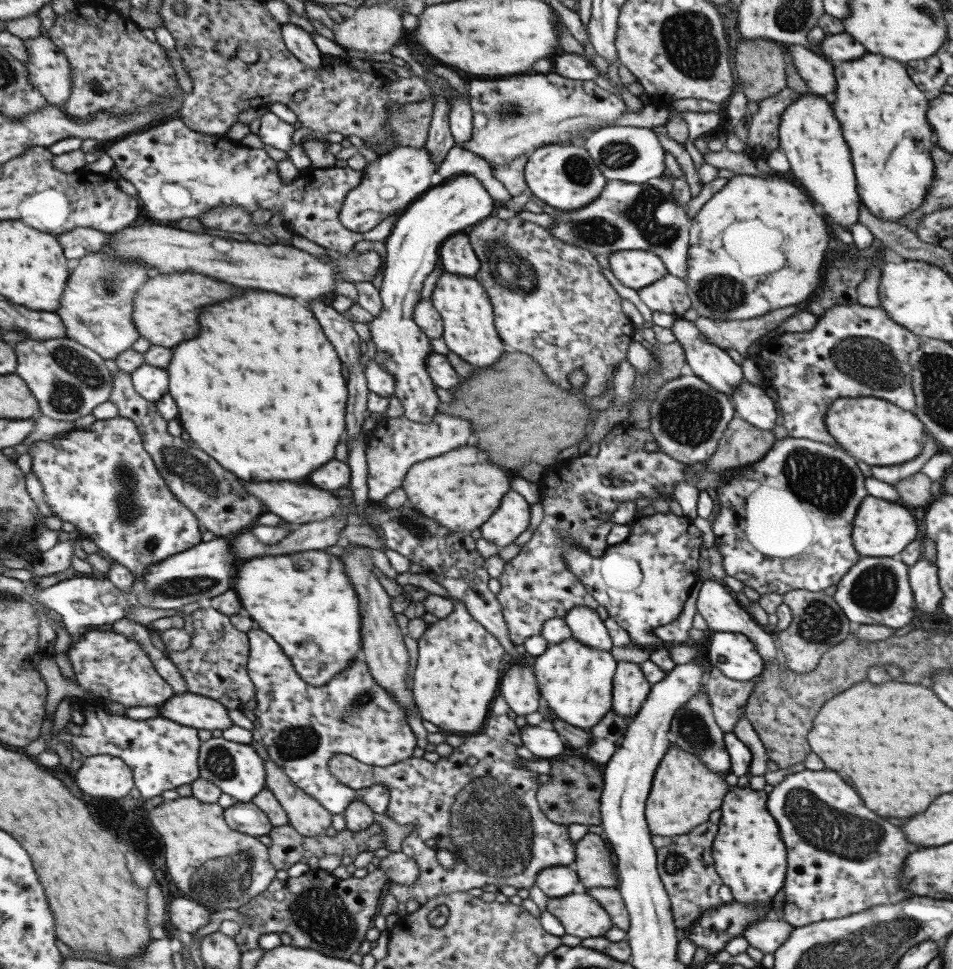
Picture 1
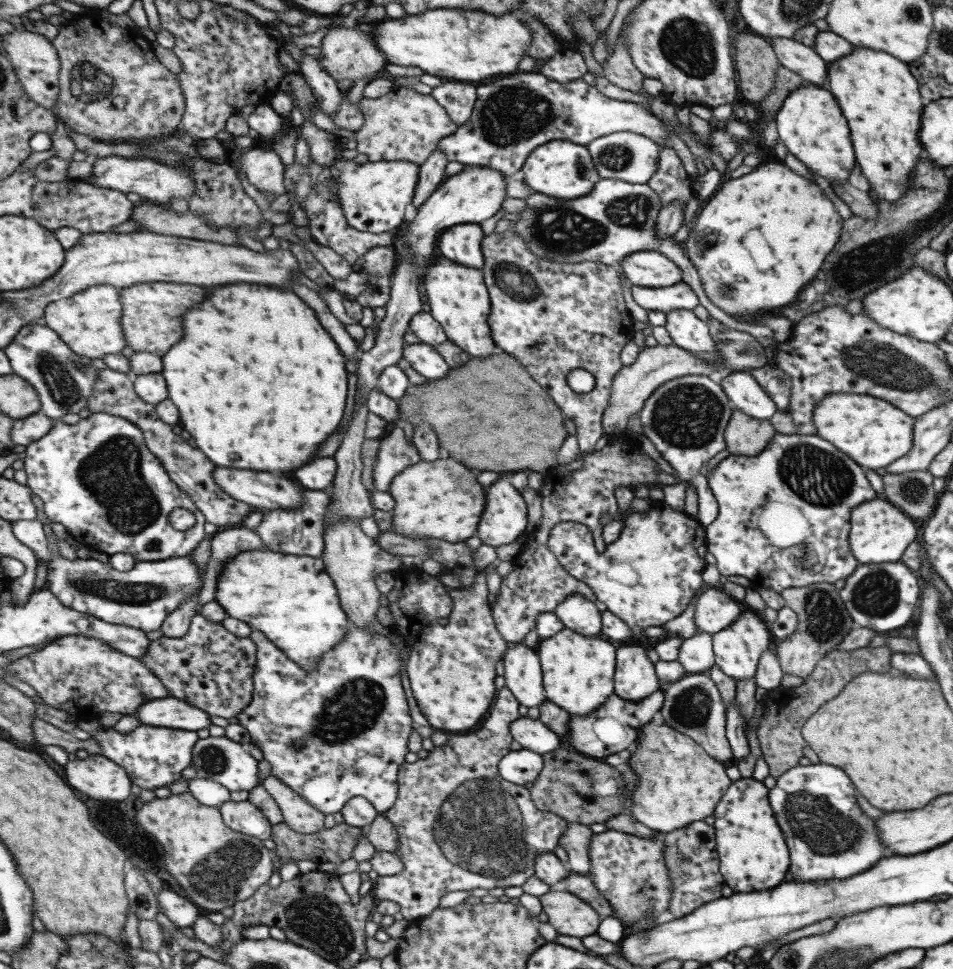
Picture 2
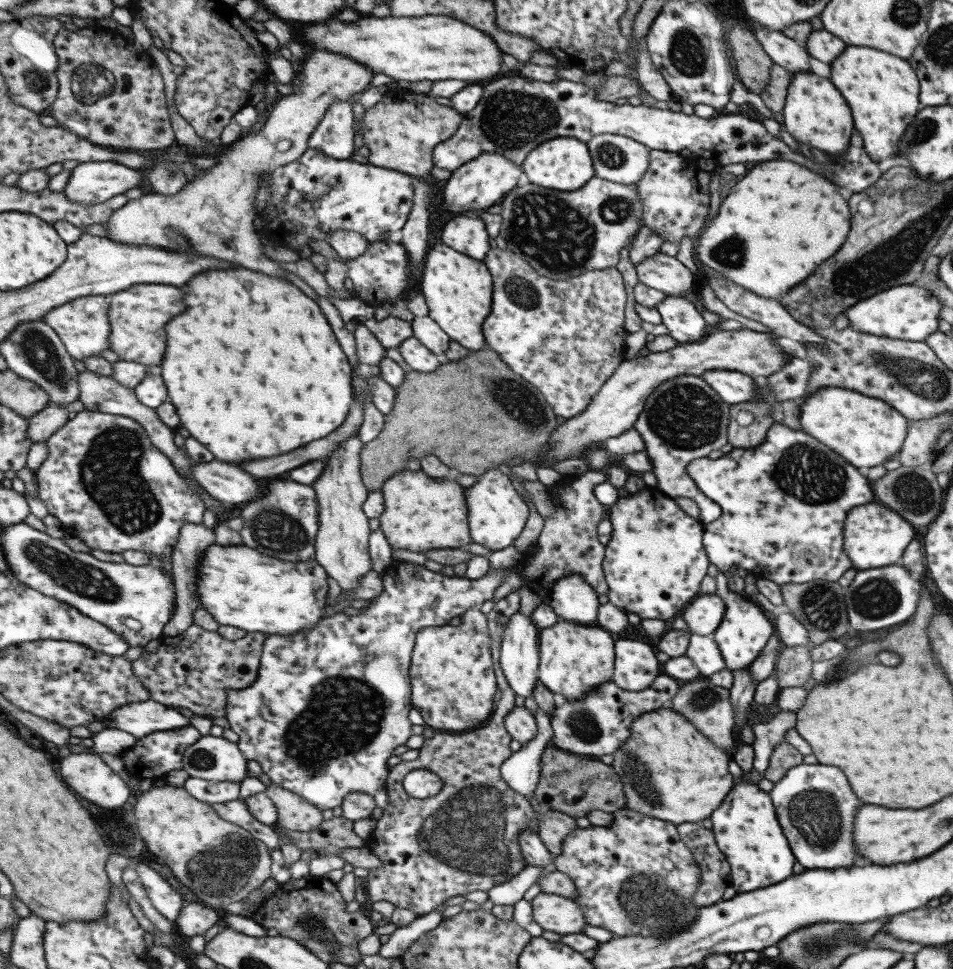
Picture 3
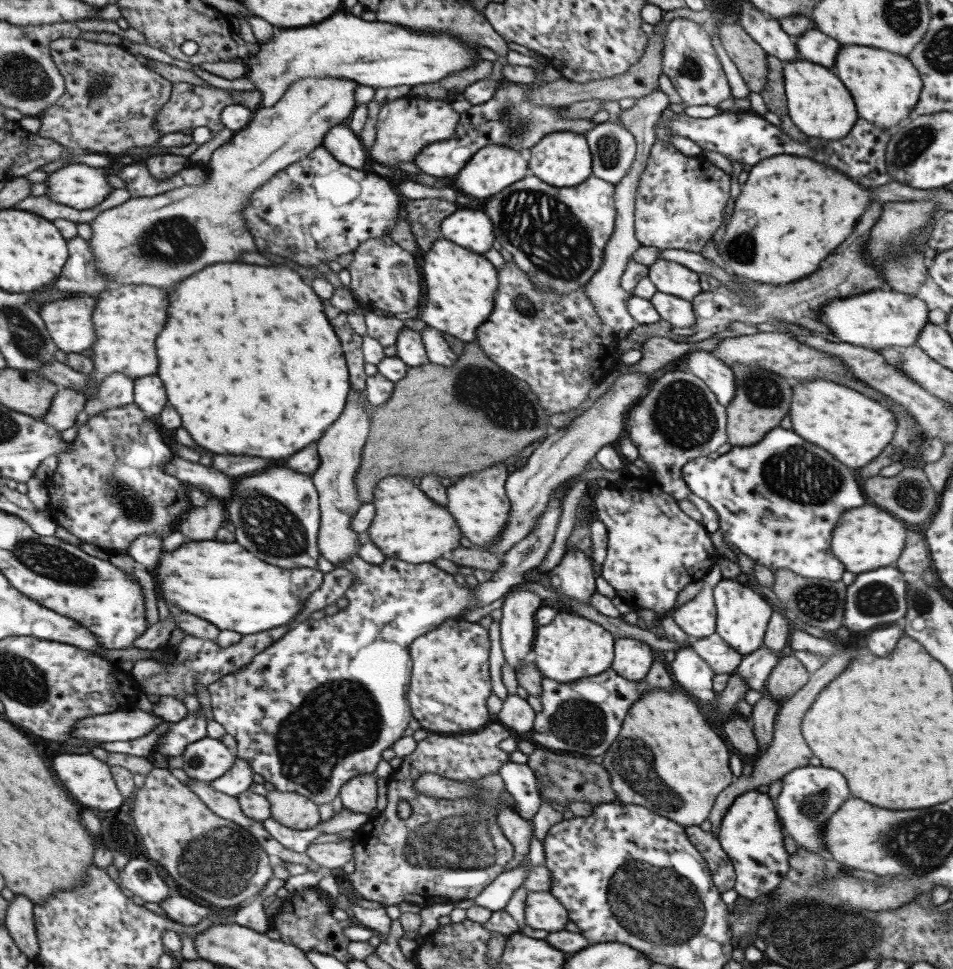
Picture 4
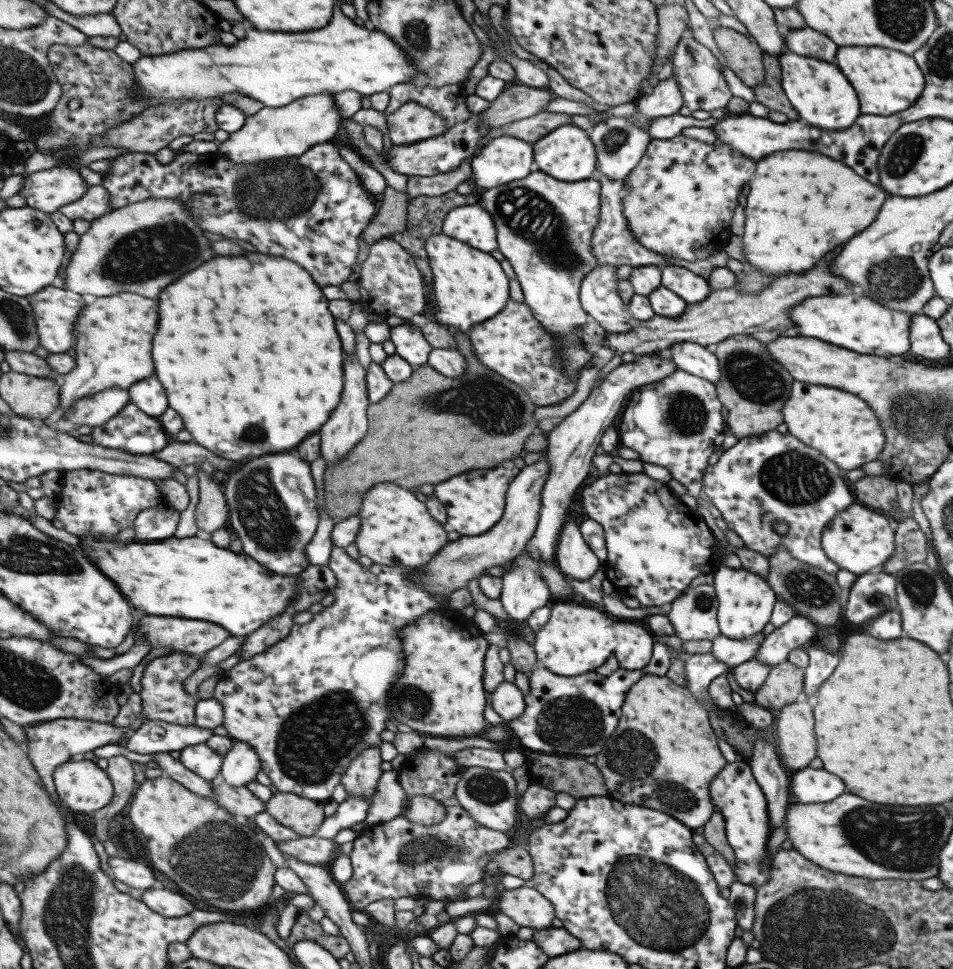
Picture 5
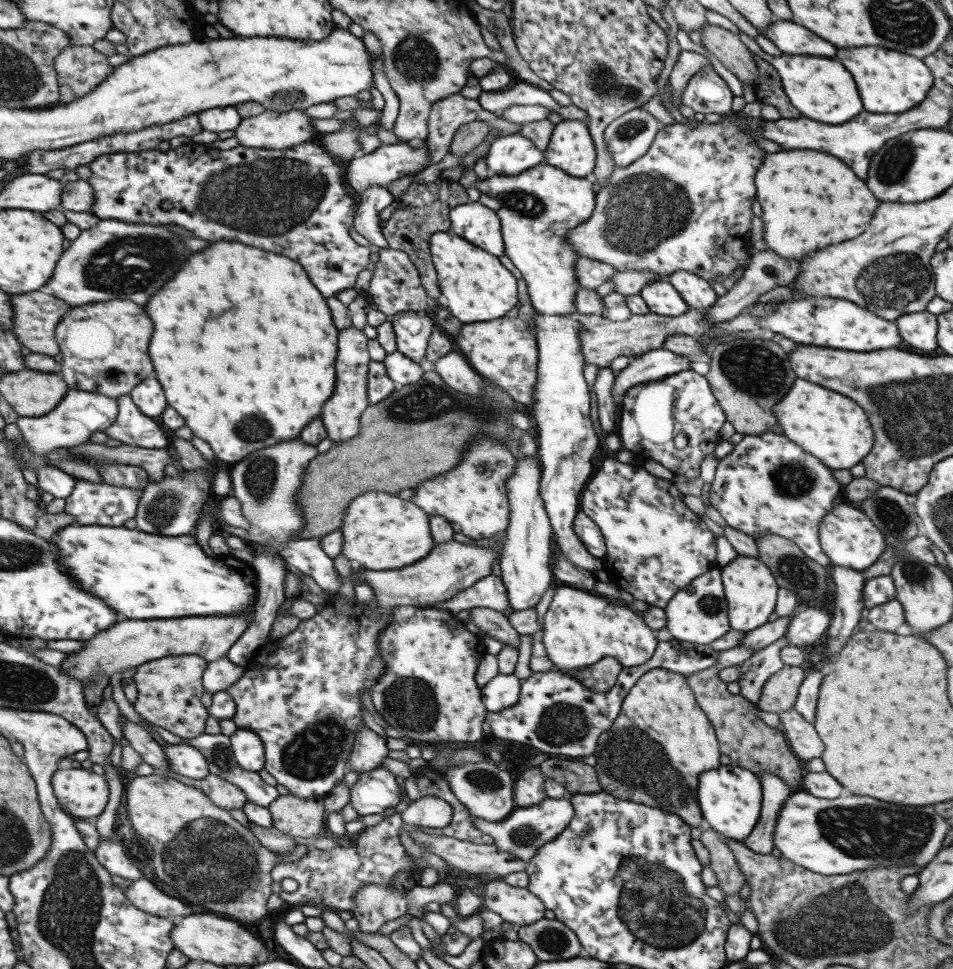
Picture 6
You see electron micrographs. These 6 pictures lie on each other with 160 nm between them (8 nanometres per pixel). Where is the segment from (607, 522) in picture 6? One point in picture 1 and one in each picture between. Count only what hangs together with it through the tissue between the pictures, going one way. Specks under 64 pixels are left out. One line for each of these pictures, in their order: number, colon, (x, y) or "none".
1: (642, 582)
2: (647, 576)
3: (653, 563)
4: (653, 550)
5: (655, 546)

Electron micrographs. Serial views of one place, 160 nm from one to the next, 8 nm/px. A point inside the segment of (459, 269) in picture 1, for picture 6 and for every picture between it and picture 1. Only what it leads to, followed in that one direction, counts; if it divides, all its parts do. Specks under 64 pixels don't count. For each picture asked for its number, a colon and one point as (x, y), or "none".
2: (461, 243)
3: (466, 234)
4: (469, 227)
5: (472, 224)
6: (477, 224)

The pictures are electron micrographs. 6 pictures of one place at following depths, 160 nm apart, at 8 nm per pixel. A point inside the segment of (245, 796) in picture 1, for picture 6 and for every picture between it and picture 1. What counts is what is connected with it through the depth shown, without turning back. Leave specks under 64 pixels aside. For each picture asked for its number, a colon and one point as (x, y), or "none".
2: (219, 759)
3: (212, 758)
4: (207, 759)
5: (198, 758)
6: (185, 760)

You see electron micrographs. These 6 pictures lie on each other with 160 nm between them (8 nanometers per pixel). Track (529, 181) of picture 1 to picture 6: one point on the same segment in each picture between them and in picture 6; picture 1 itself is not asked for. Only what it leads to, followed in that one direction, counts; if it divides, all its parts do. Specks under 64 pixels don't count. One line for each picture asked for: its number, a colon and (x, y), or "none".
2: (559, 168)
3: (563, 163)
4: (562, 159)
5: (566, 153)
6: (570, 148)

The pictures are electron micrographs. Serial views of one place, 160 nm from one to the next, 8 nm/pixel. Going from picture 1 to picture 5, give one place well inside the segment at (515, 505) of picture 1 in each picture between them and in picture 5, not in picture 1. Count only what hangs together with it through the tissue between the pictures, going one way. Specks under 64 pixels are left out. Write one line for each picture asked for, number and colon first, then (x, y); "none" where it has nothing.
2: (503, 518)
3: (495, 513)
4: (477, 501)
5: (474, 500)

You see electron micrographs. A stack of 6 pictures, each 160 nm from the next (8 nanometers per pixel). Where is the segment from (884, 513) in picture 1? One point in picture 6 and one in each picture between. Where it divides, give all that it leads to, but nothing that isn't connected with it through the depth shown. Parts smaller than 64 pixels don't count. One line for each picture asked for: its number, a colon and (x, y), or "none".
2: (878, 532)
3: (873, 537)
4: (866, 538)
5: (858, 540)
6: (848, 538)

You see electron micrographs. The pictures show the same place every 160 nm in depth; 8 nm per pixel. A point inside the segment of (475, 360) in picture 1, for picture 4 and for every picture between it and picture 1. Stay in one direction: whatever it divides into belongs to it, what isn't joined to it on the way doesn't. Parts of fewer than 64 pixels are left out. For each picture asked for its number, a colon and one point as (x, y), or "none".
2: (456, 296)
3: (456, 289)
4: (460, 285)

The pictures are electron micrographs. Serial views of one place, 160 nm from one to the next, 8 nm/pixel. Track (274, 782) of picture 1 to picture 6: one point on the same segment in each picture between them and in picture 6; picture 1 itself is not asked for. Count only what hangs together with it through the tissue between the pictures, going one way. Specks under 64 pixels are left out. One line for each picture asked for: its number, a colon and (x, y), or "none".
2: (298, 816)
3: (293, 814)
4: (289, 809)
5: (302, 816)
6: (304, 818)

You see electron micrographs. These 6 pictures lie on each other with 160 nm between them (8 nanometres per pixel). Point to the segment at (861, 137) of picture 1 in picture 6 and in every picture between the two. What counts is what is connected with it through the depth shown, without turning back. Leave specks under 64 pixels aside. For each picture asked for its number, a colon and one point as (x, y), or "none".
2: (877, 95)
3: (881, 90)
4: (884, 87)
5: (886, 82)
6: (891, 82)

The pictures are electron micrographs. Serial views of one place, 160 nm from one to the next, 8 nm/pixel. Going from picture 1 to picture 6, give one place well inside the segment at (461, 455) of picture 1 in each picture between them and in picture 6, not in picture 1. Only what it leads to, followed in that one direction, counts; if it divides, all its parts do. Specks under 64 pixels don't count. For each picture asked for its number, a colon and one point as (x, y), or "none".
2: (429, 498)
3: (419, 514)
4: (406, 526)
5: (395, 530)
6: (380, 532)

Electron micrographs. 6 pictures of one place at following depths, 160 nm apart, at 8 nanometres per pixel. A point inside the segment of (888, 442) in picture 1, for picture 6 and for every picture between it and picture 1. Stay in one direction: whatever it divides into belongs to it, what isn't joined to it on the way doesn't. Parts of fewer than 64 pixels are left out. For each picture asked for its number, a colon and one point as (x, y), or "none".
2: (871, 432)
3: (863, 431)
4: (853, 429)
5: (839, 426)
6: (833, 429)

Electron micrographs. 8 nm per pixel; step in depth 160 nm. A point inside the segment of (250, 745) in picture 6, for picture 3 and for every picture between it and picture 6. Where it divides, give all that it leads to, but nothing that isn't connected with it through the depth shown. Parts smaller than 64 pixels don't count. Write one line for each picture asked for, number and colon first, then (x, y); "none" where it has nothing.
3: (210, 792)
4: (238, 777)
5: (240, 764)

